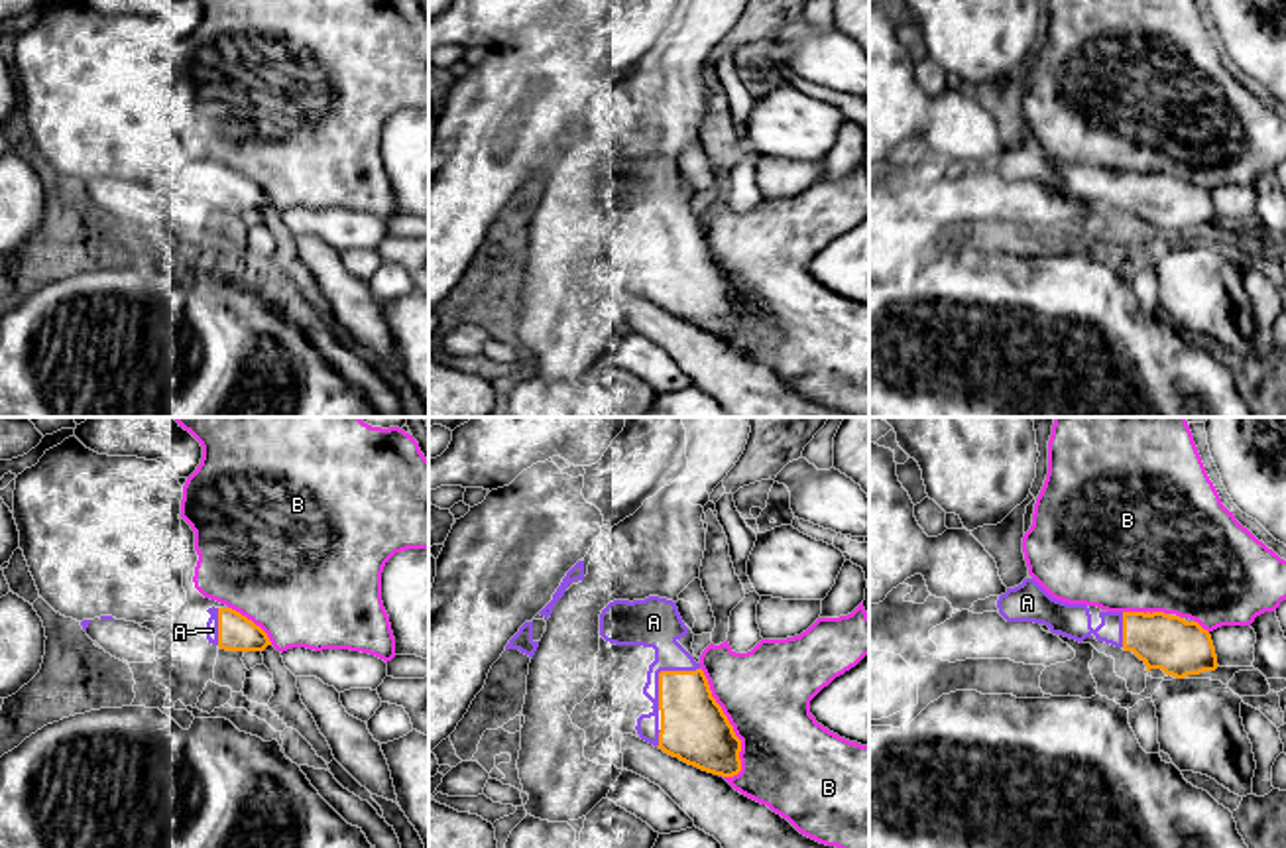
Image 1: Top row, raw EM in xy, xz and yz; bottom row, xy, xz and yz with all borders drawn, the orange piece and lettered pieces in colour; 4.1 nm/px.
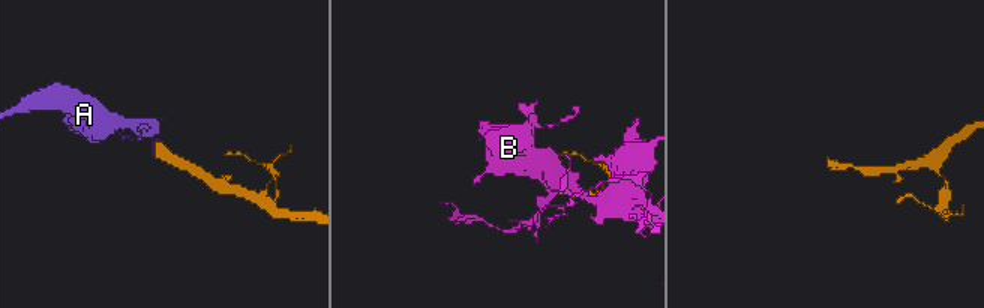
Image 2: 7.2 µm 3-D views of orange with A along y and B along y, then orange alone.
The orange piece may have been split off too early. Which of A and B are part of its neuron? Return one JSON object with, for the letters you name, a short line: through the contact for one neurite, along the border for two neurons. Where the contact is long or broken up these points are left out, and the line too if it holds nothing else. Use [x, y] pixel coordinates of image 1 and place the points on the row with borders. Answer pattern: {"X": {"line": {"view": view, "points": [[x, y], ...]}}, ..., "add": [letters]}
{"add": ["A"]}

